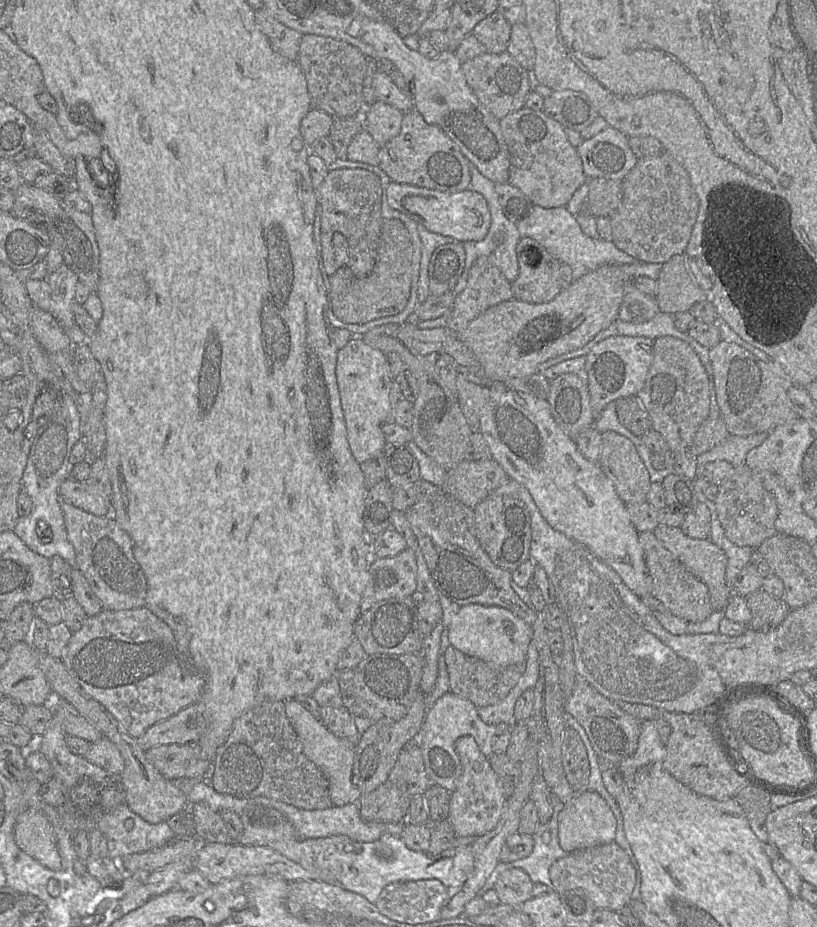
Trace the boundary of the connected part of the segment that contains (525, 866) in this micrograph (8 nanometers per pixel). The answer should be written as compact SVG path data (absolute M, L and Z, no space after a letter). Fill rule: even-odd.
M552 793L553 813L551 818L546 823L539 823L533 833L534 847L532 853L523 859L519 859L509 863L499 862L493 871L502 869L519 868L525 871L533 883L542 883L553 889L552 882L549 876L550 866L558 859L568 855L564 851L558 838L558 815L564 808L564 803ZM544 832L550 832L550 842L544 843L542 835Z

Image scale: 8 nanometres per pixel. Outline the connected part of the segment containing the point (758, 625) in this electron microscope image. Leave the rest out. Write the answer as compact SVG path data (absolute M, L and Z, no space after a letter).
M759 589L745 596L751 611L749 627L755 631L768 632L780 625L790 612L783 599L774 598Z

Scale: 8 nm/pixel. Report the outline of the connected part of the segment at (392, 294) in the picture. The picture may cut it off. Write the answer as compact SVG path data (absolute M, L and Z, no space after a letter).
M382 219L377 260L371 273L358 278L342 266L329 280L332 309L342 322L363 324L400 313L408 303L412 283L412 241L408 230L398 219Z

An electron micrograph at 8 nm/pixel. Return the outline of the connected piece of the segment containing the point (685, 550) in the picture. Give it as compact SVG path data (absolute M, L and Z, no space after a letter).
M658 524L653 530L653 533L658 541L669 550L690 573L707 586L712 611L725 609L733 593L726 583L727 557L724 551L710 539L694 539L688 537L682 532L680 527Z

